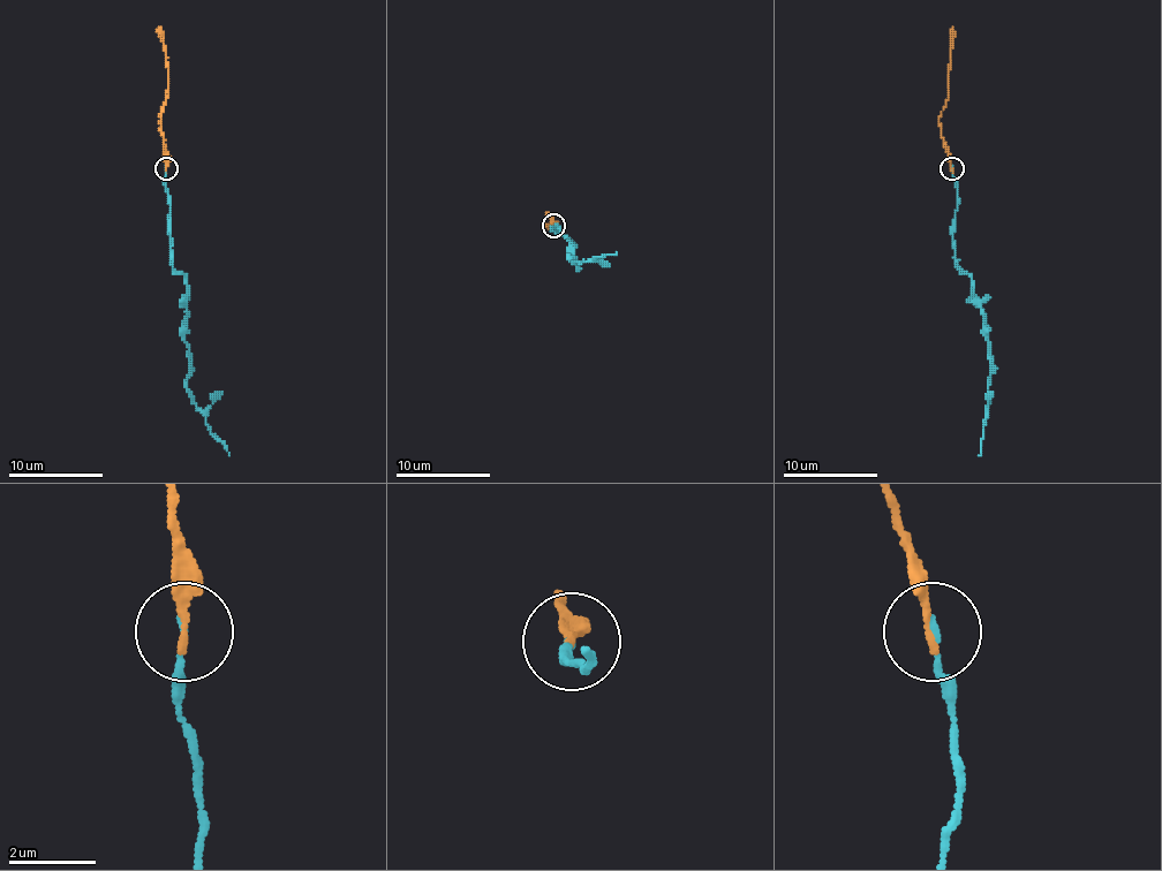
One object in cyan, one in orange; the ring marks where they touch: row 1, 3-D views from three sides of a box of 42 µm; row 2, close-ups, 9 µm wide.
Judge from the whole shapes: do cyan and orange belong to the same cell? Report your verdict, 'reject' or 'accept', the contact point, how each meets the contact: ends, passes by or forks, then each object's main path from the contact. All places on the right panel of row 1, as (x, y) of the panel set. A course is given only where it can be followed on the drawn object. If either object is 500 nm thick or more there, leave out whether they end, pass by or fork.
accept; place (952, 168); cyan ends; orange ends; course cyan (952, 168), (955, 264), (972, 279), (972, 300), (983, 316), (990, 349), (990, 403), (979, 455); course orange (952, 168), (938, 121), (948, 97), (952, 27)

